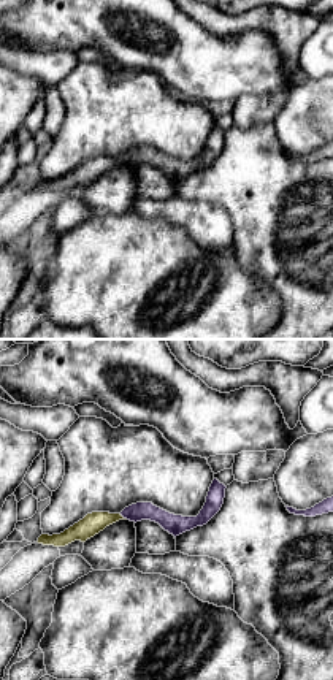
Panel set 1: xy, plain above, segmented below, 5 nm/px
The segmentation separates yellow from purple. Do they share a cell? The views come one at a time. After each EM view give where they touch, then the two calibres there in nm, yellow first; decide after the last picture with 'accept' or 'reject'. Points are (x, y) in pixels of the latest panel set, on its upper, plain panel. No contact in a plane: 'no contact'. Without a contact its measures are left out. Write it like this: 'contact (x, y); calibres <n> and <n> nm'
contact (122, 162); calibres 110 and 100 nm

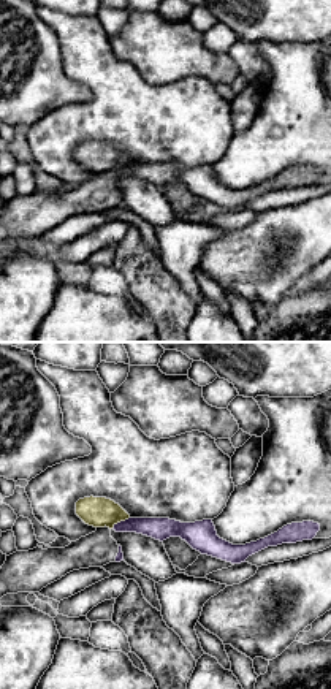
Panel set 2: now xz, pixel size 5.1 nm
contact (119, 167); calibres 160 and 110 nm

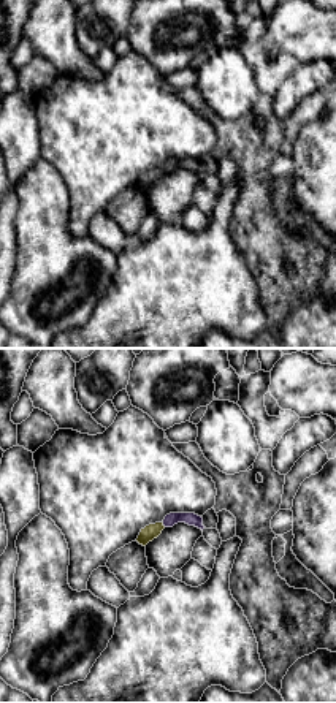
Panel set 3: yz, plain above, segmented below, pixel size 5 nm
contact (162, 170); calibres 80 and 70 nm

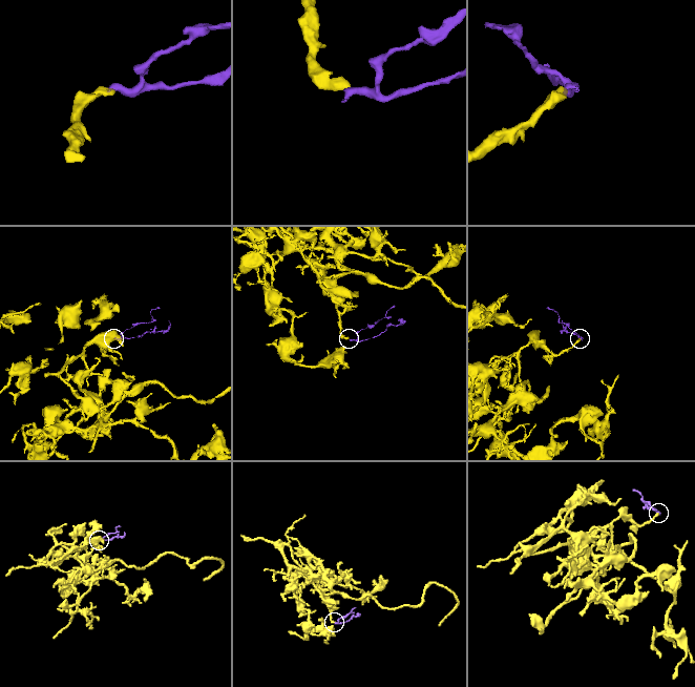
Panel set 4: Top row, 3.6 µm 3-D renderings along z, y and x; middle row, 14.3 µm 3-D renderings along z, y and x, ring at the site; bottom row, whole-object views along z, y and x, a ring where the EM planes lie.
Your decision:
reject

